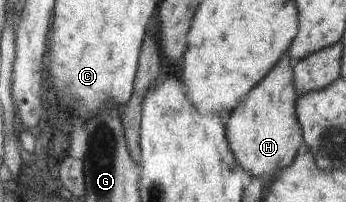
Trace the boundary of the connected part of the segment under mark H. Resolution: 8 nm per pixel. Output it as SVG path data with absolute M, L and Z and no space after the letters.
M290 56L277 62L277 70L268 74L261 86L253 88L253 94L247 94L241 106L231 112L229 118L230 149L238 161L249 171L251 178L261 177L272 182L281 169L292 164L303 146L301 126L296 114L299 94L294 85L295 60Z

